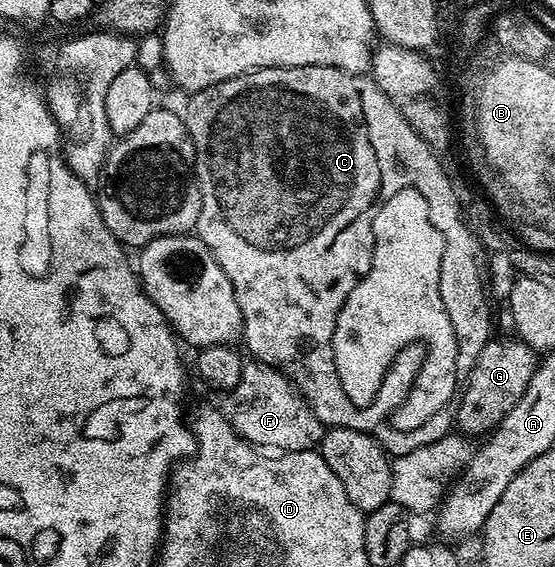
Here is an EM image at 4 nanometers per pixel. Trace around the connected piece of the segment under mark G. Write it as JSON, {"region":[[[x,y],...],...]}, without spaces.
{"region":[[[519,338],[511,339],[489,339],[488,344],[478,355],[477,361],[474,362],[468,378],[463,381],[462,391],[454,408],[454,424],[465,437],[473,438],[472,436],[480,435],[483,437],[491,433],[493,428],[497,428],[502,418],[506,418],[506,414],[514,410],[518,398],[526,394],[526,386],[530,386],[530,378],[534,378],[538,354]]]}

